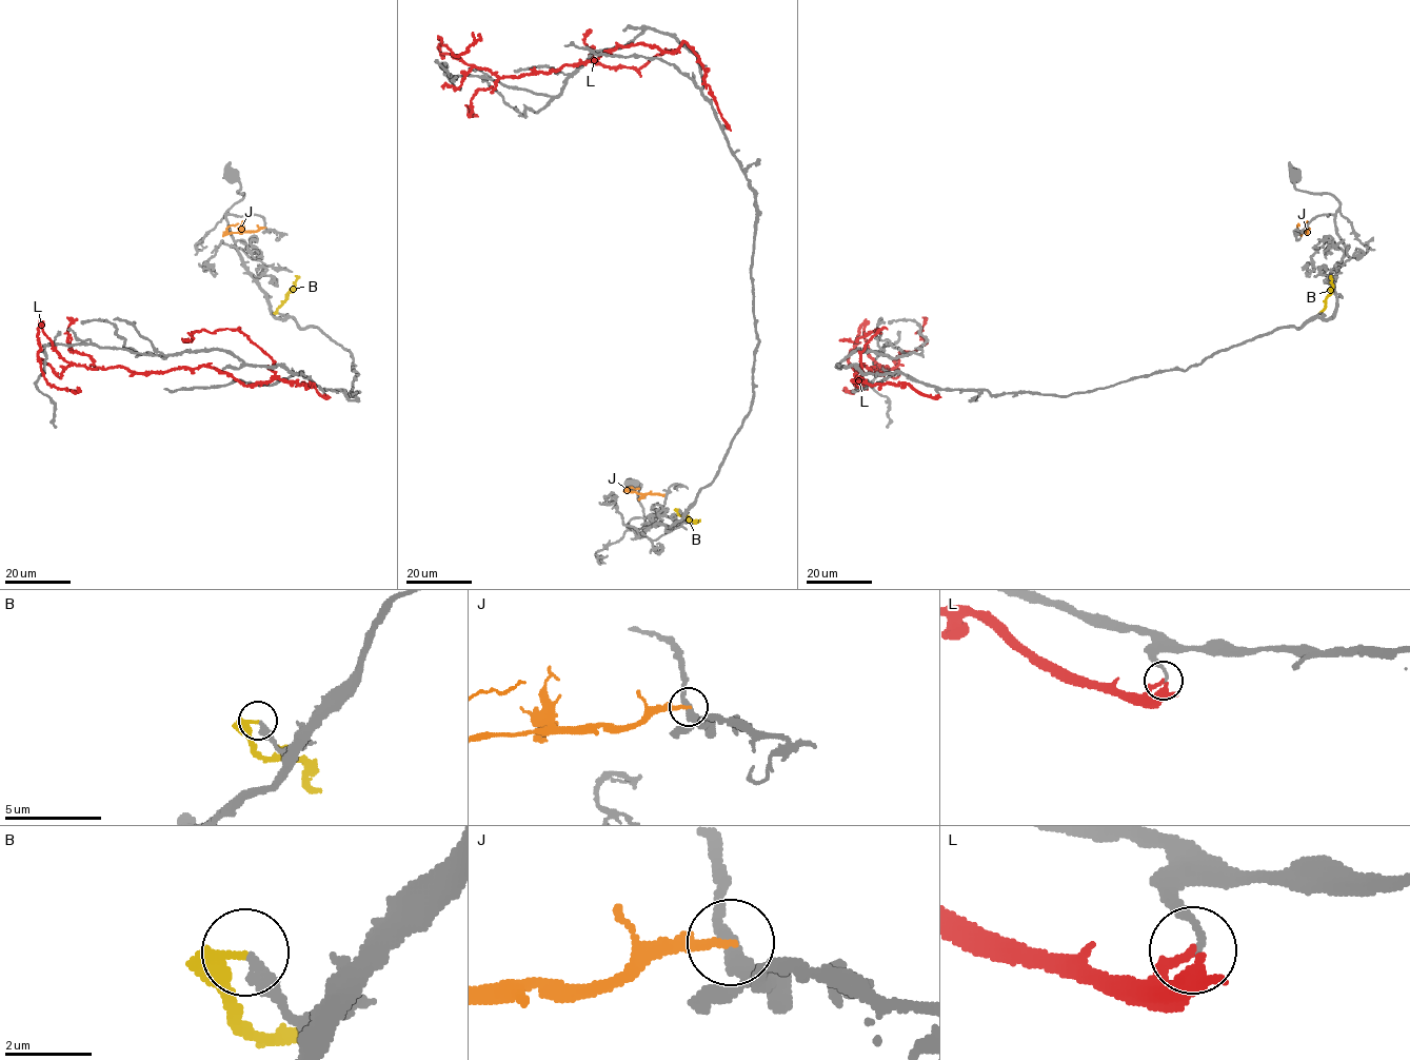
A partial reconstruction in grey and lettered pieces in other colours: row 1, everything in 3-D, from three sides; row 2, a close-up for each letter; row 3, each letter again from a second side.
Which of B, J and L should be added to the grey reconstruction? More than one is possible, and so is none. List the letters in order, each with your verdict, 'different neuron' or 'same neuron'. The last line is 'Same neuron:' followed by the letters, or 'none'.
B: different neuron
J: different neuron
L: different neuron
Same neuron: none

